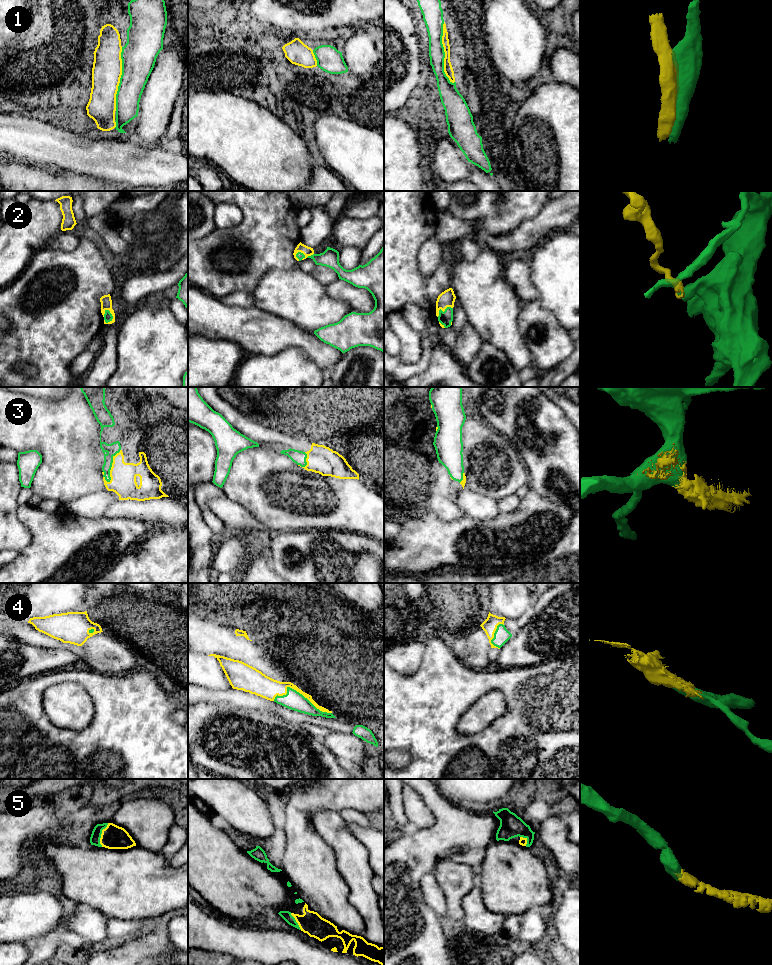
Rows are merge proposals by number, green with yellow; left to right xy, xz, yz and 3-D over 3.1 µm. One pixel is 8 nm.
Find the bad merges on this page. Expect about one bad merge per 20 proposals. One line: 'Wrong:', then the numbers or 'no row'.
Wrong: no row

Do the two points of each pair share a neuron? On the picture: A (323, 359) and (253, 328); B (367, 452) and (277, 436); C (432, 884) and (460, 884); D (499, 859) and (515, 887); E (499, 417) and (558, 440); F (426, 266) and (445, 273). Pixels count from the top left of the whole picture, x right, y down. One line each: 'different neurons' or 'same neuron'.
A: same neuron
B: different neurons
C: different neurons
D: same neuron
E: same neuron
F: different neurons

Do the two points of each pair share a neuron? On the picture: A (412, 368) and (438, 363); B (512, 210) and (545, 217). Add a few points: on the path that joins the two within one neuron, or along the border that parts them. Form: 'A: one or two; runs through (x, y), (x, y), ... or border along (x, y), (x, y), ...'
A: two; border along (433, 342), (429, 365), (411, 376)
B: two; border along (549, 201), (536, 215), (524, 219), (516, 227)

